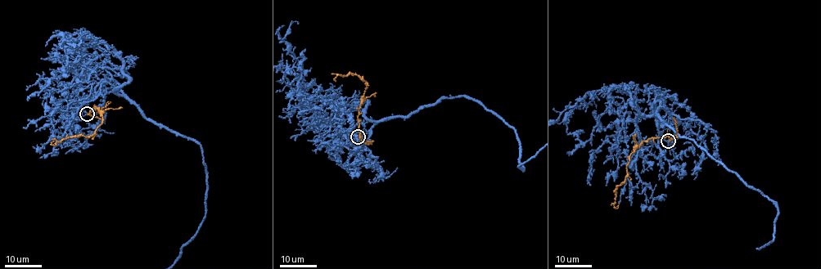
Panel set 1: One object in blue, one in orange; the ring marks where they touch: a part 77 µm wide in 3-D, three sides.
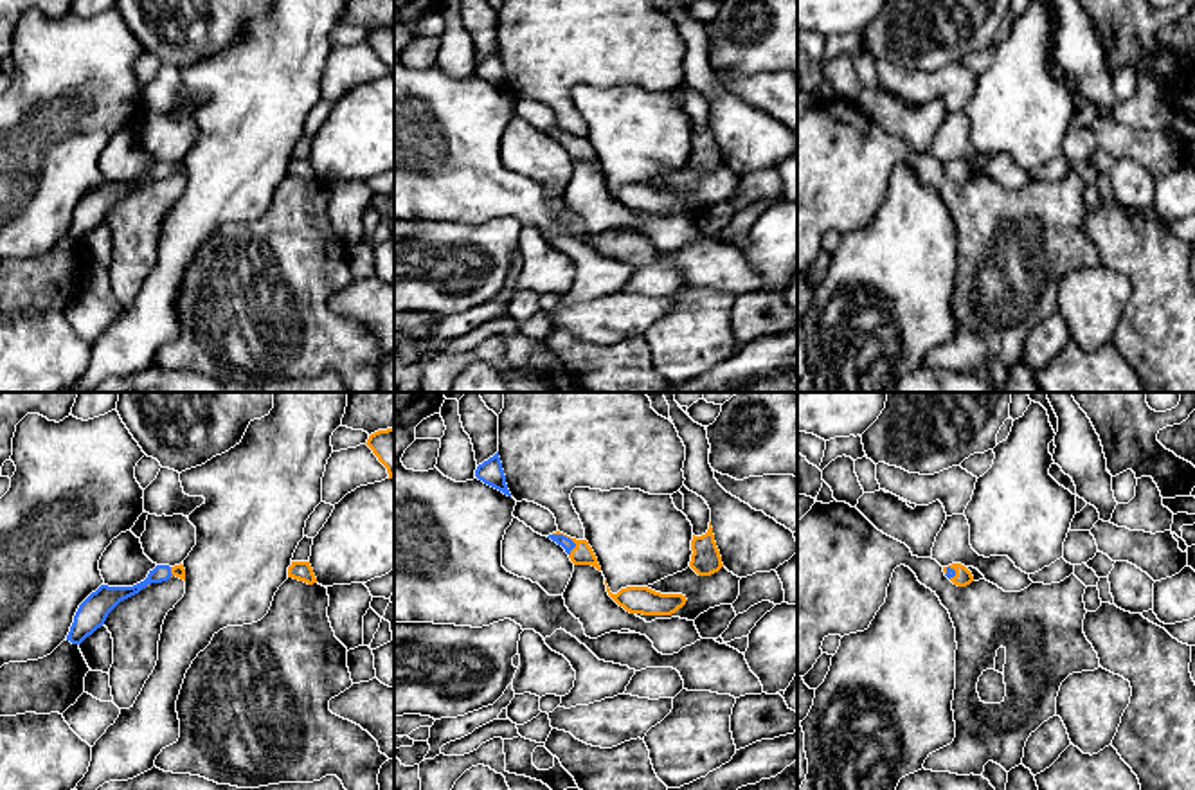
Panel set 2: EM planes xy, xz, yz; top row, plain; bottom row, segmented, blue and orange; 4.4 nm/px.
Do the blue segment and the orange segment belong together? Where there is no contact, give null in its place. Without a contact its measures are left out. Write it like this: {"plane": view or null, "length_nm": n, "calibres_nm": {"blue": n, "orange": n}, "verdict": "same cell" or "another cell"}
{"plane": "xz", "length_nm": 130, "calibres_nm": {"blue": 60, "orange": 100}, "verdict": "another cell"}

